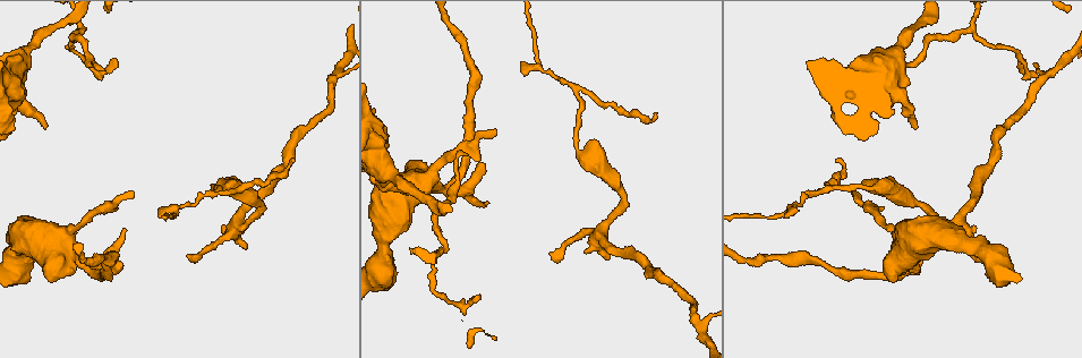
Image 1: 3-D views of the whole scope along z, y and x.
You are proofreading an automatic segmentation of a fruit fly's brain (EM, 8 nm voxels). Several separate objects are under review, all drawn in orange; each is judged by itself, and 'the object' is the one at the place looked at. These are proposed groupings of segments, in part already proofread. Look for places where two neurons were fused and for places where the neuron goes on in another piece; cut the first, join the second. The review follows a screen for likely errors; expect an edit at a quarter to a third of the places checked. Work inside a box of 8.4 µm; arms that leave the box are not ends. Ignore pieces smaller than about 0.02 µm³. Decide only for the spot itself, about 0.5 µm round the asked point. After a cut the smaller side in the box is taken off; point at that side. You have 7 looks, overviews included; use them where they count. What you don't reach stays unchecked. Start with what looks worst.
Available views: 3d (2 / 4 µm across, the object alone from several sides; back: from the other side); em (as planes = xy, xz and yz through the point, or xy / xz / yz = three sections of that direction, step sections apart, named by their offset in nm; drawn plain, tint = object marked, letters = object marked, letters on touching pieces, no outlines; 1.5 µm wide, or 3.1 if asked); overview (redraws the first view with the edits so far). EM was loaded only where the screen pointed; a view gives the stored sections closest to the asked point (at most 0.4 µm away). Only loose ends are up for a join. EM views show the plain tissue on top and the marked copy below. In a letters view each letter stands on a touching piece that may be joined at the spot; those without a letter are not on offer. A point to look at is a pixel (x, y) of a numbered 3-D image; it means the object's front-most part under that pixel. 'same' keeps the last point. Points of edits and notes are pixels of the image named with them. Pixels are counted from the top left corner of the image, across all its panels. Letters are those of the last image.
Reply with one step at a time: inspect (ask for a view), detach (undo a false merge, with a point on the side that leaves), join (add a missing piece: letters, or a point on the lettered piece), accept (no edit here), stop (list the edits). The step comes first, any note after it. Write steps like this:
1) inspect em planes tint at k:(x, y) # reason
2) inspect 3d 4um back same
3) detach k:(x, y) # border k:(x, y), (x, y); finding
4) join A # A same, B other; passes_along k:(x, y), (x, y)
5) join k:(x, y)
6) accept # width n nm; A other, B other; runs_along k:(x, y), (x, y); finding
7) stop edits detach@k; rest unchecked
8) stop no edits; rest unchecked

inspect em yz step 8 tint at 1:(406, 195) # free end

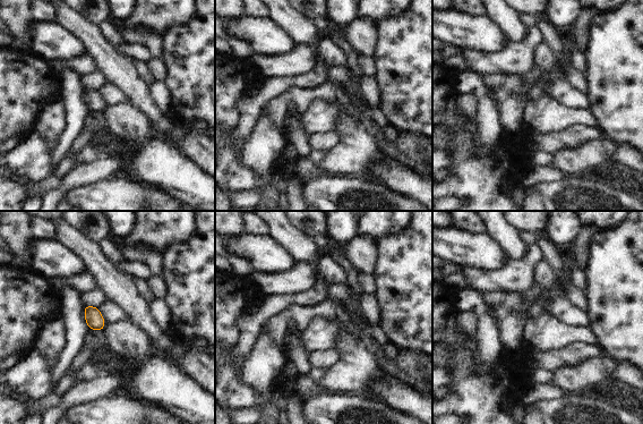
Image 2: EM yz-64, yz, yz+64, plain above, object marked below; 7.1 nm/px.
inspect em planes letters same # cut it another way

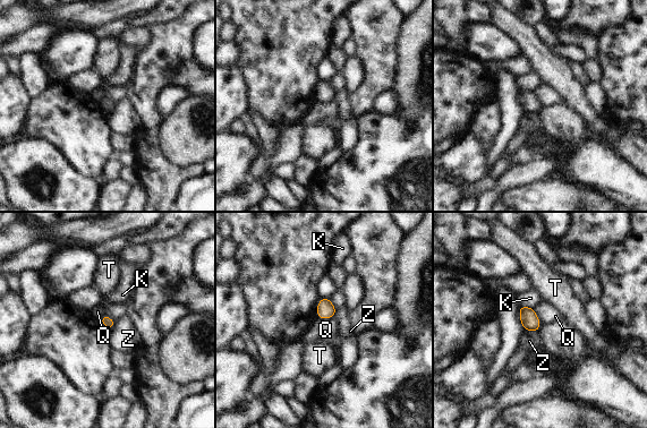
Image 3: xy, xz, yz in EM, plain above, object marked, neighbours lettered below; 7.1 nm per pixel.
accept # longest_contact Q 120 nm; K other, Q other, T other, Z other; border 3:(99, 317), (109, 316), (115, 322); none of them fits

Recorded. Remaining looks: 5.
inspect em xz step 8 letters at 1:(102, 68) # an open end

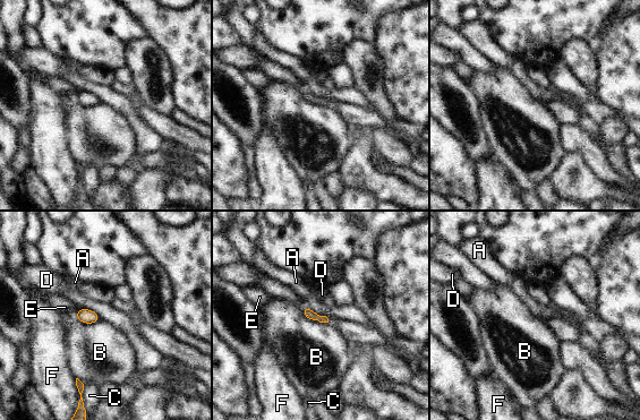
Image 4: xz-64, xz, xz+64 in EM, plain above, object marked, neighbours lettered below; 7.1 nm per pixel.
inspect em planes letters same

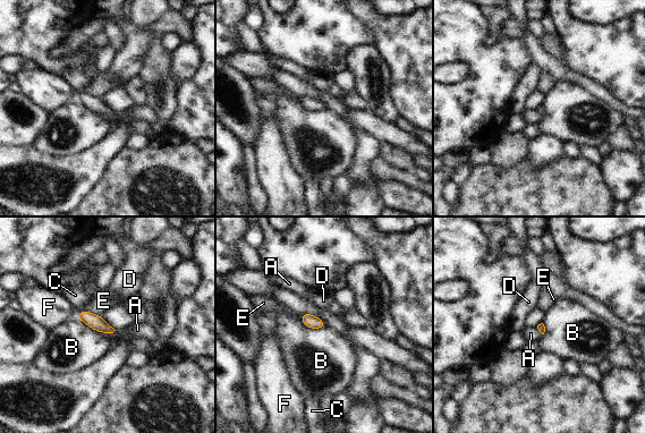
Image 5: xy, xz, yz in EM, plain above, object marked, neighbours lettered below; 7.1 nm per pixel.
accept # longest_contact B 200 nm; A other, B other, C other, D other, E other, F other; border 5:(299, 315), (307, 327), (325, 327); no lettered piece goes on from it

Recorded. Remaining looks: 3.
inspect 3d 2um at 1:(133, 192) # tapers out

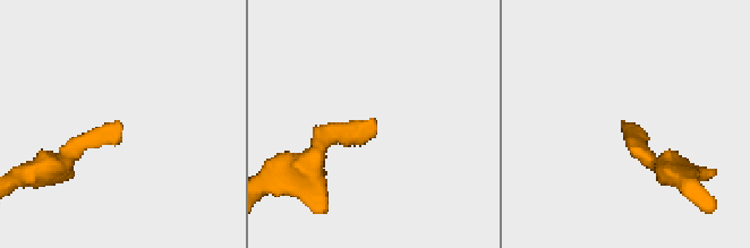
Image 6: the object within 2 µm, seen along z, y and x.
inspect em planes tint at 6:(623, 121)

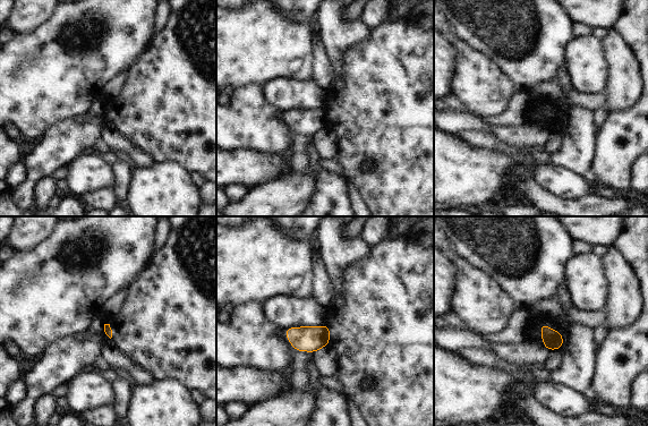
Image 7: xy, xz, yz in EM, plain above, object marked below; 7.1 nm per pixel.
inspect em planes letters same

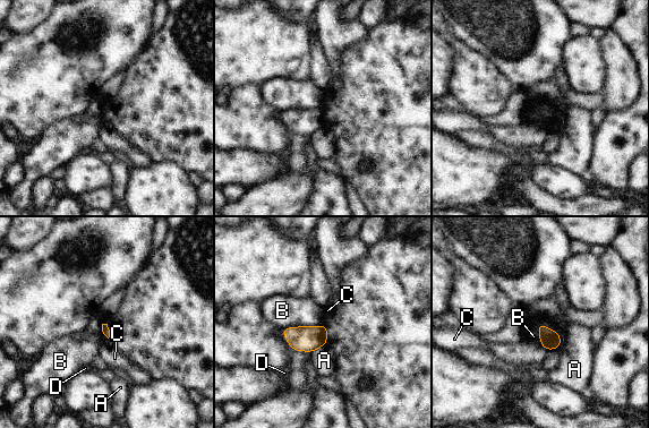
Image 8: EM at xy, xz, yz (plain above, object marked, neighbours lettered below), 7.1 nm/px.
accept # A other, B other, C other, D other; border 8:(325, 324), (285, 327); no lettered piece goes on from it

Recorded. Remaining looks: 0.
stop no edits; rest unchecked

